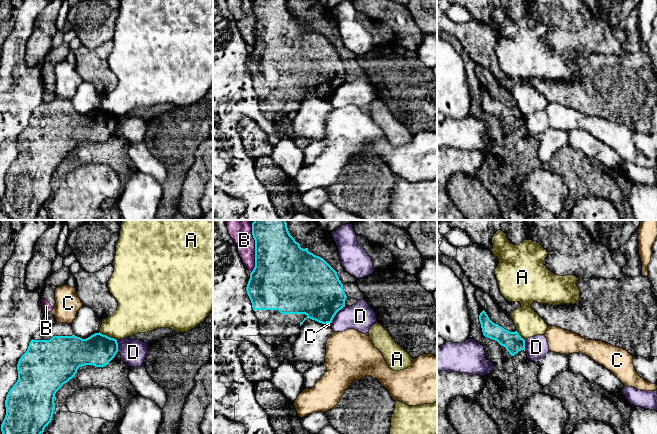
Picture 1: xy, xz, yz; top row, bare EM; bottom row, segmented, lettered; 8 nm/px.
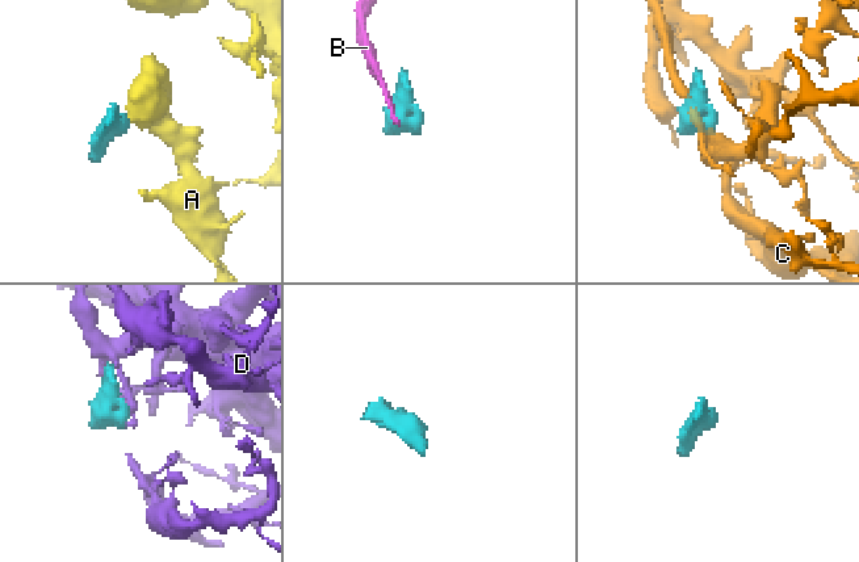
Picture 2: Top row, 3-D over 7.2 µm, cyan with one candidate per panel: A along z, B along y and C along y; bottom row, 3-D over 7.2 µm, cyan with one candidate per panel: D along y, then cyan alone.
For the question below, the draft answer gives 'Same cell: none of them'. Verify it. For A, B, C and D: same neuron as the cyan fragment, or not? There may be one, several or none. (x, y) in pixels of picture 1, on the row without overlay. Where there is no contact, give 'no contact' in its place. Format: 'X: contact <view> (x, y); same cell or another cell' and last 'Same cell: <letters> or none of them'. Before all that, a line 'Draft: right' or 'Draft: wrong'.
Draft: right
A: contact xy (107, 112); another cell
B: contact xz (255, 25); another cell
C: contact xz (328, 98); another cell
D: contact xz (335, 90); another cell
Same cell: none of them

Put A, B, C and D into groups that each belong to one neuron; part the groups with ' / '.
A / B / C / D

